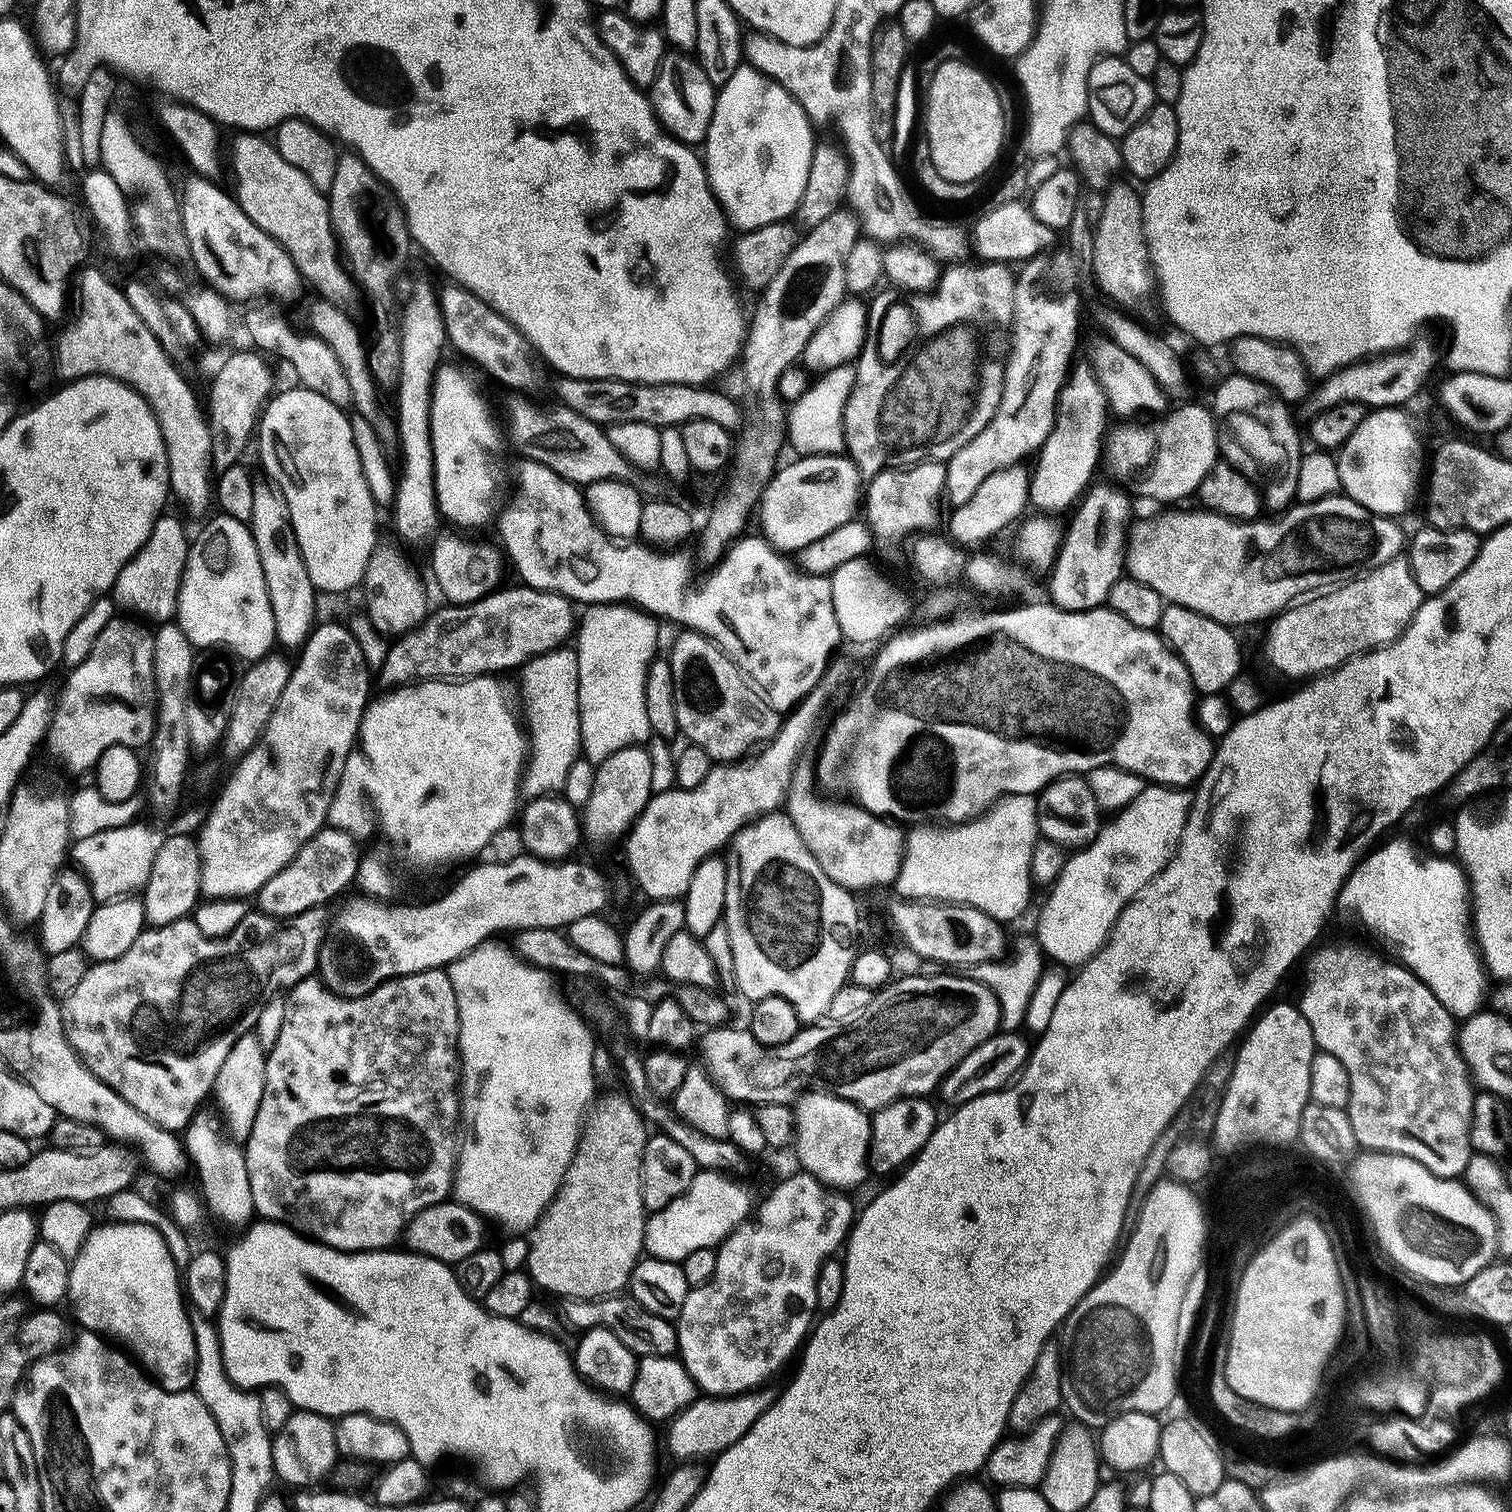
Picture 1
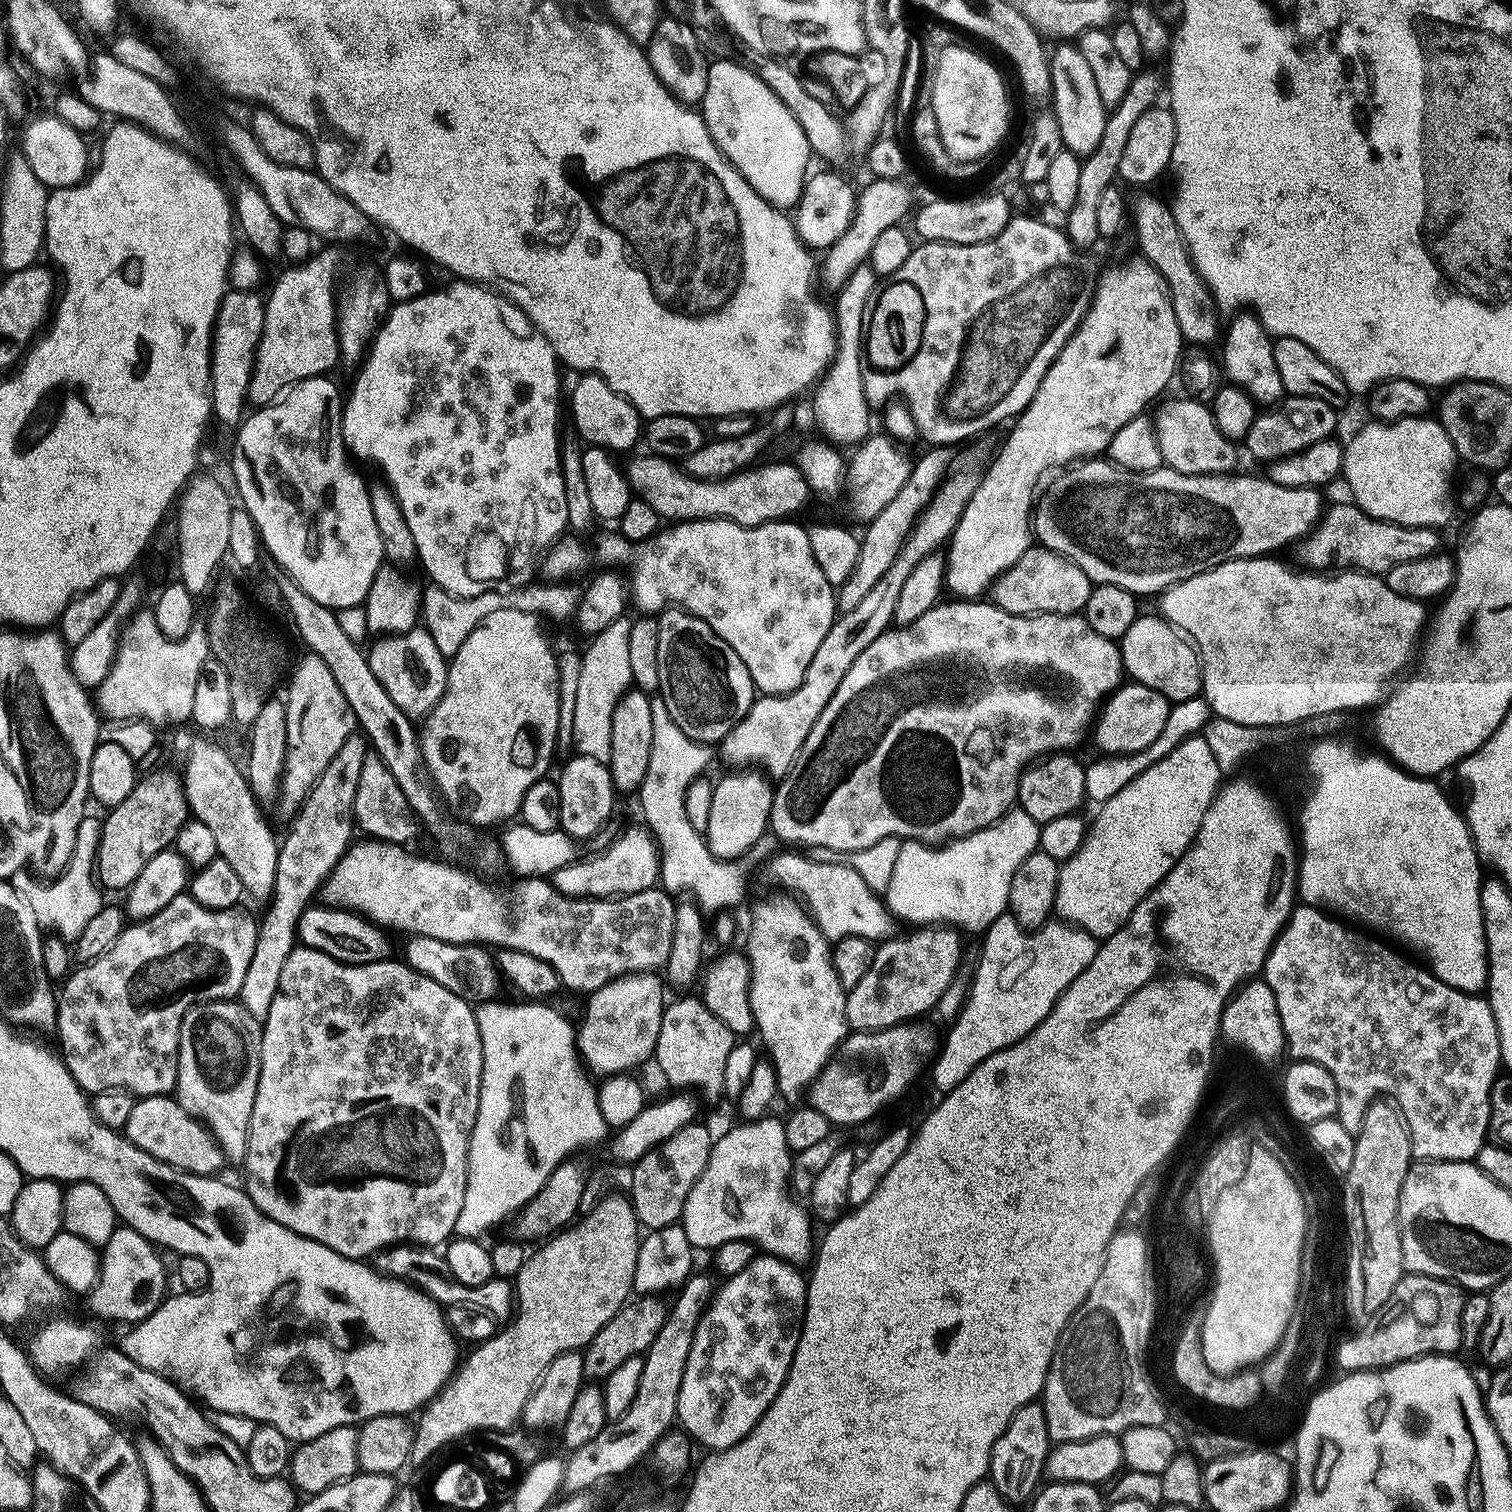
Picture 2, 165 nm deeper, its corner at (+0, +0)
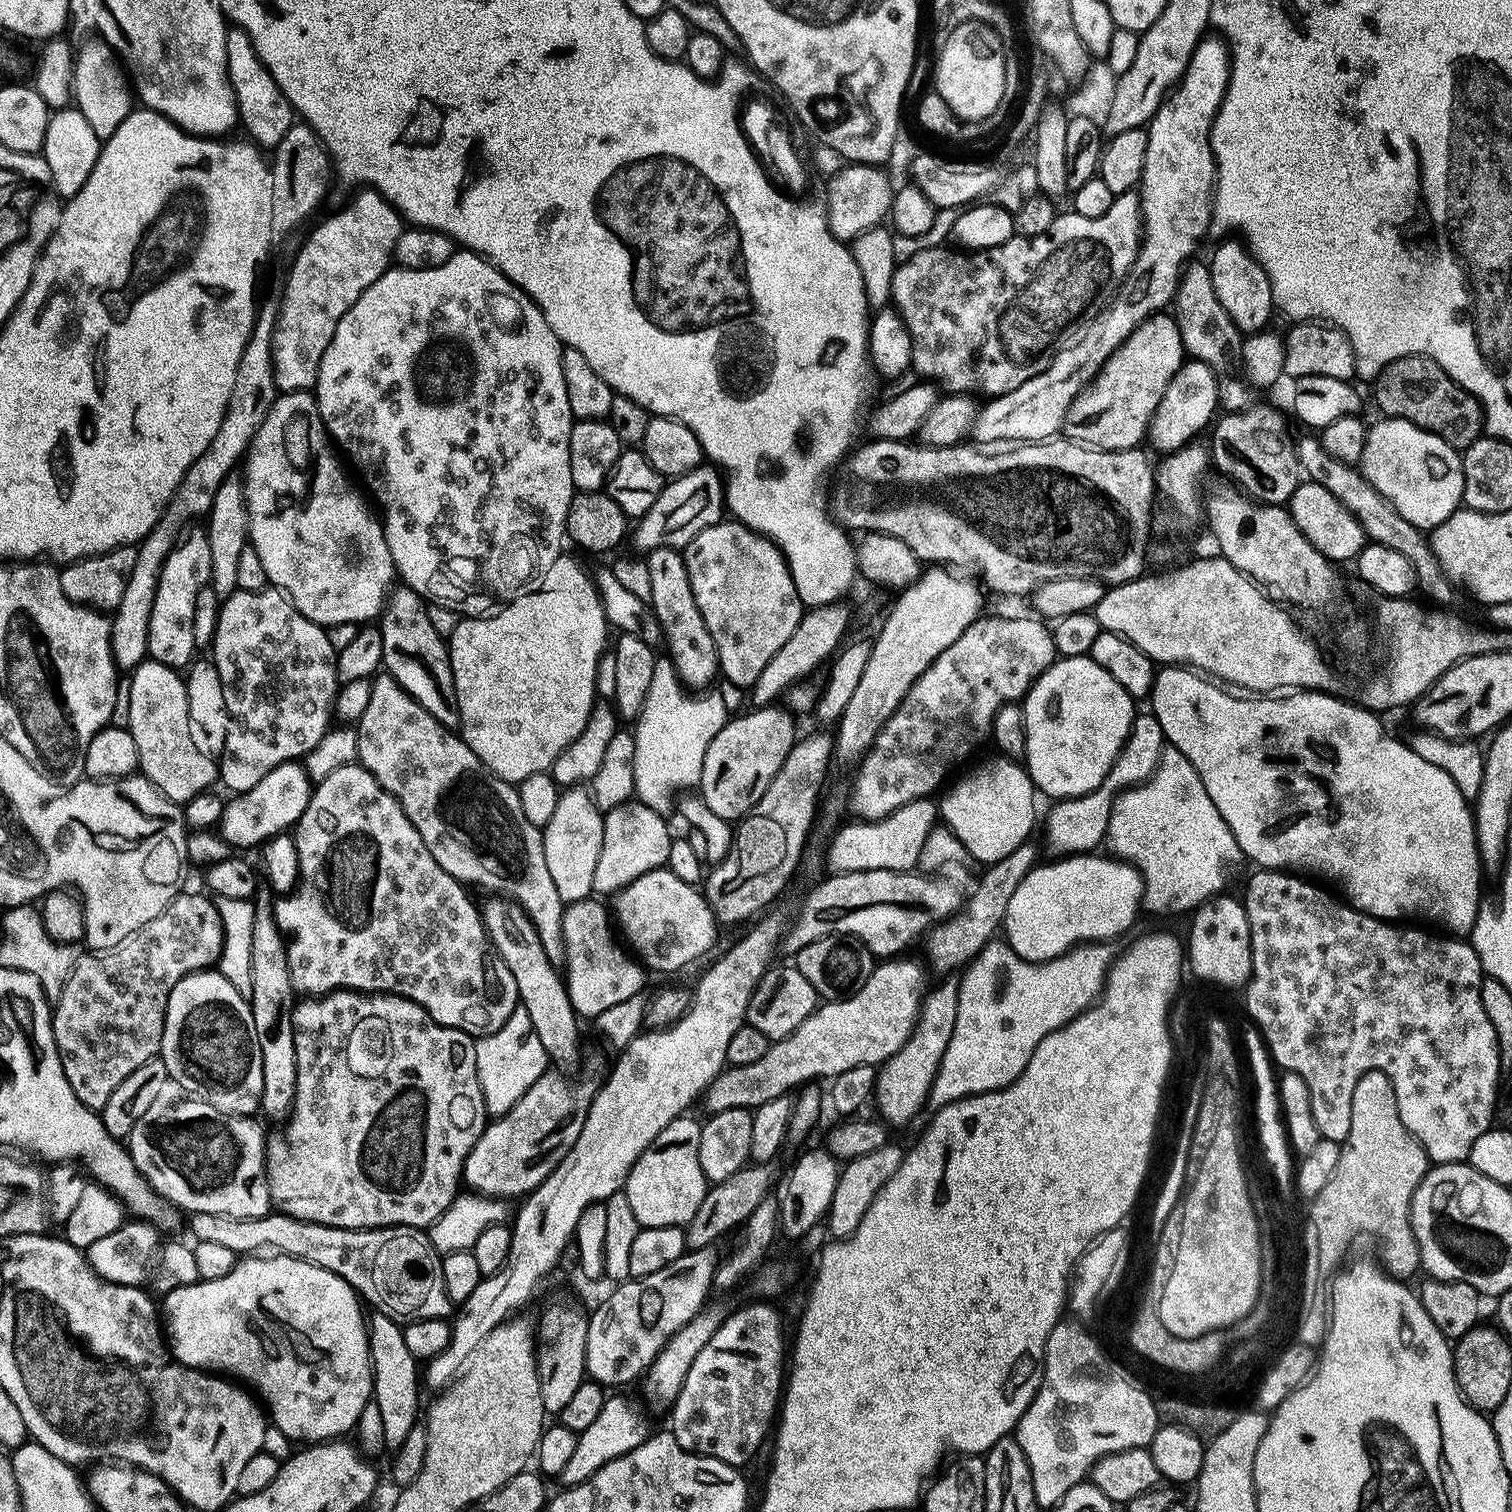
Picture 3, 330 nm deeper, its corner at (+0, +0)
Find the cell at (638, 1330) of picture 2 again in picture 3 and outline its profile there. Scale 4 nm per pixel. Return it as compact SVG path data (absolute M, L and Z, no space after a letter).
M756 1162L734 1174L734 1178L726 1178L726 1182L711 1185L706 1194L706 1202L702 1202L698 1214L694 1214L694 1218L686 1225L687 1247L692 1250L711 1248L719 1245L719 1240L727 1232L747 1225L754 1213L762 1206L764 1199L773 1195L772 1183L775 1180L776 1172L772 1166L764 1162Z

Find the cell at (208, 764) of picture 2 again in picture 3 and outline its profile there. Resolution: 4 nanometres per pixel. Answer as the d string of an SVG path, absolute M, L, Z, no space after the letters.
M145 660L133 670L130 690L129 732L138 745L141 773L157 791L172 803L182 806L194 797L203 795L219 781L219 765L215 759L202 753L190 735L189 692L187 681L175 670L153 660Z

